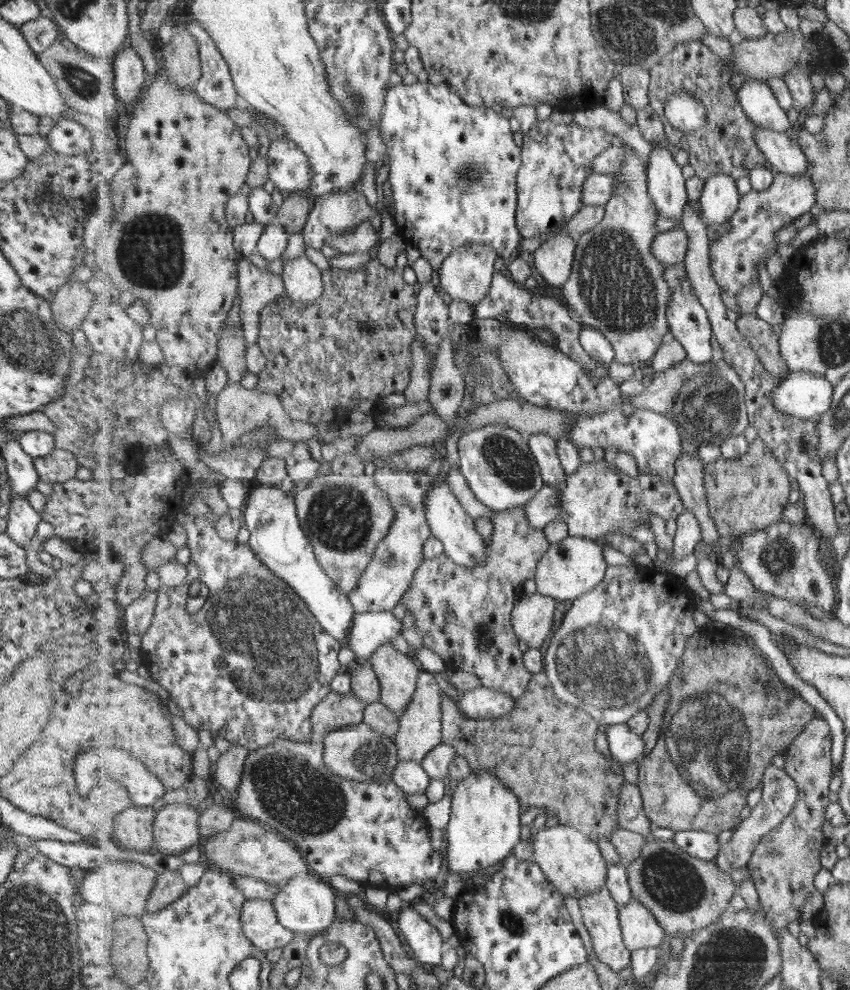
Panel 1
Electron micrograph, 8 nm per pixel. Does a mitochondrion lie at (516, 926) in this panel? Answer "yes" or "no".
yes

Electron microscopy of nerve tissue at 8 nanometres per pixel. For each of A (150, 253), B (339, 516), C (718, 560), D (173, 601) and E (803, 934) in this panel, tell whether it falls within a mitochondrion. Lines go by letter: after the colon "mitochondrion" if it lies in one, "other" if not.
A: mitochondrion
B: mitochondrion
C: other
D: other
E: other

